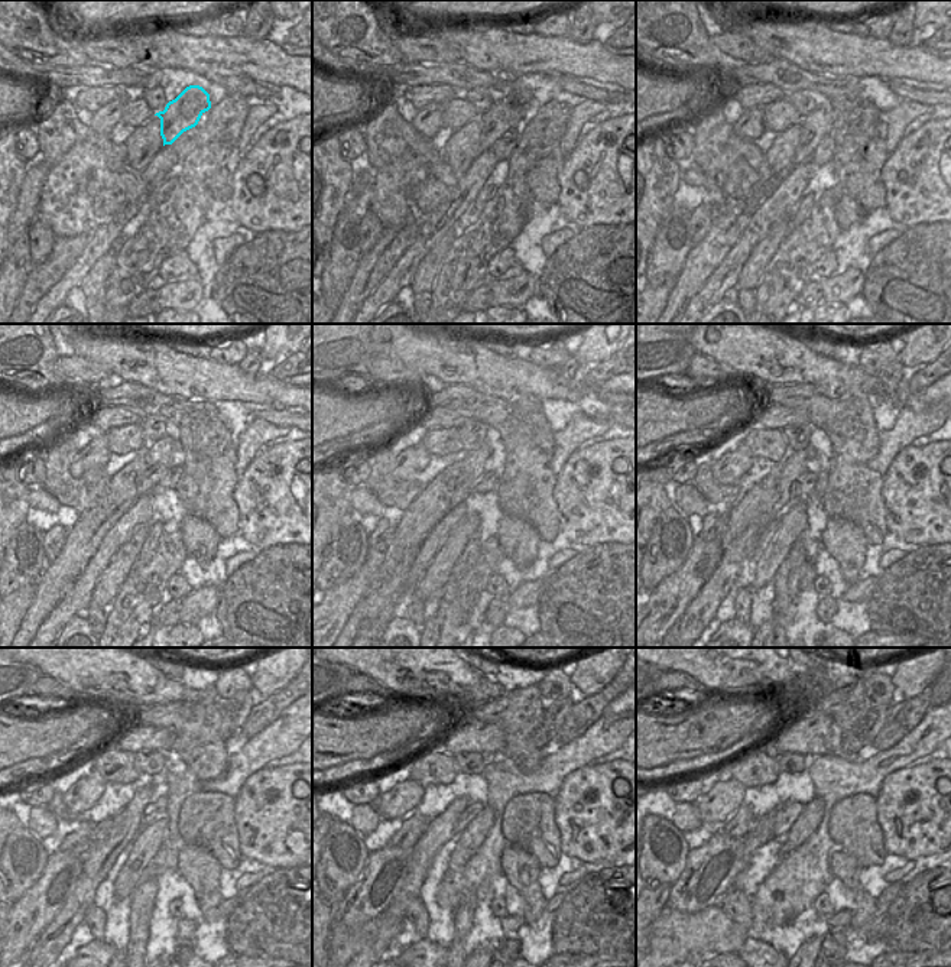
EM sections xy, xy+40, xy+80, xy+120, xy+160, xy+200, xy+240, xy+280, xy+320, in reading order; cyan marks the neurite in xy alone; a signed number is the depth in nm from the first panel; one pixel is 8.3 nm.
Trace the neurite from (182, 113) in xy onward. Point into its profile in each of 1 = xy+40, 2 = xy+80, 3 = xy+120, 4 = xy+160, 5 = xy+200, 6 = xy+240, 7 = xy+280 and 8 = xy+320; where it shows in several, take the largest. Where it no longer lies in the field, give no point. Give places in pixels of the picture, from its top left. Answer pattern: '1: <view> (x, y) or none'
1: xy+40 (508, 114)
2: xy+80 (814, 127)
3: xy+120 (158, 457)
4: xy+160 (473, 463)
5: xy+200 (701, 610)
6: xy+240 (99, 860)
7: xy+280 (441, 828)
8: xy+320 (762, 831)

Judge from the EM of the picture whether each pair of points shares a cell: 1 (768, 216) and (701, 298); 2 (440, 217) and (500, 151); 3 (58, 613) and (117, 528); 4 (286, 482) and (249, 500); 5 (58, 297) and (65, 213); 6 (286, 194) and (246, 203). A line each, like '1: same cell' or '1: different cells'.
1: same cell
2: different cells
3: same cell
4: same cell
5: different cells
6: same cell

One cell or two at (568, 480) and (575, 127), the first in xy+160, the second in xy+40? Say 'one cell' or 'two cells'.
two cells

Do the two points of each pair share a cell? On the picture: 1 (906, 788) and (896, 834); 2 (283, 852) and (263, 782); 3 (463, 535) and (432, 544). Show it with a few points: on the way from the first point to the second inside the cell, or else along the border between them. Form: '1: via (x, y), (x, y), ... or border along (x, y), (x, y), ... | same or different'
1: via (904, 800), (904, 823) | same
2: via (282, 834), (279, 814), (266, 800) | same
3: border along (467, 512), (428, 565) | different

